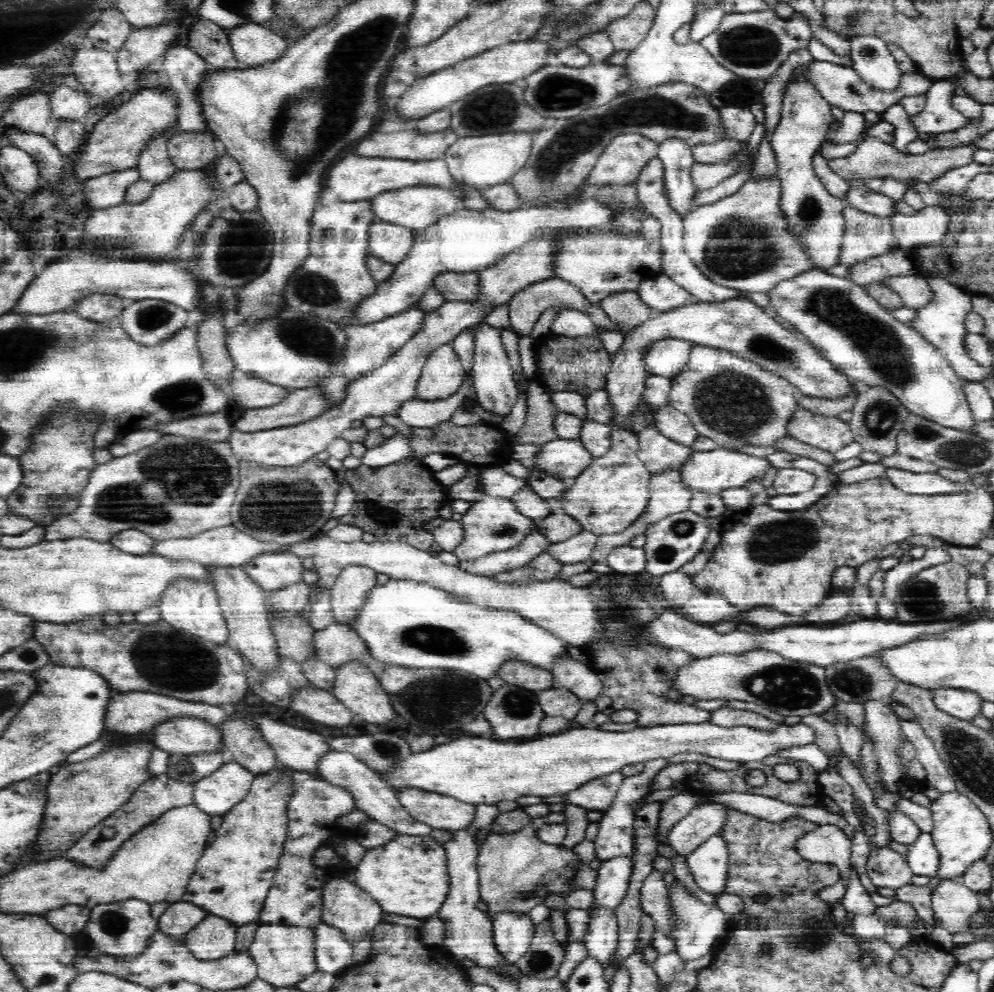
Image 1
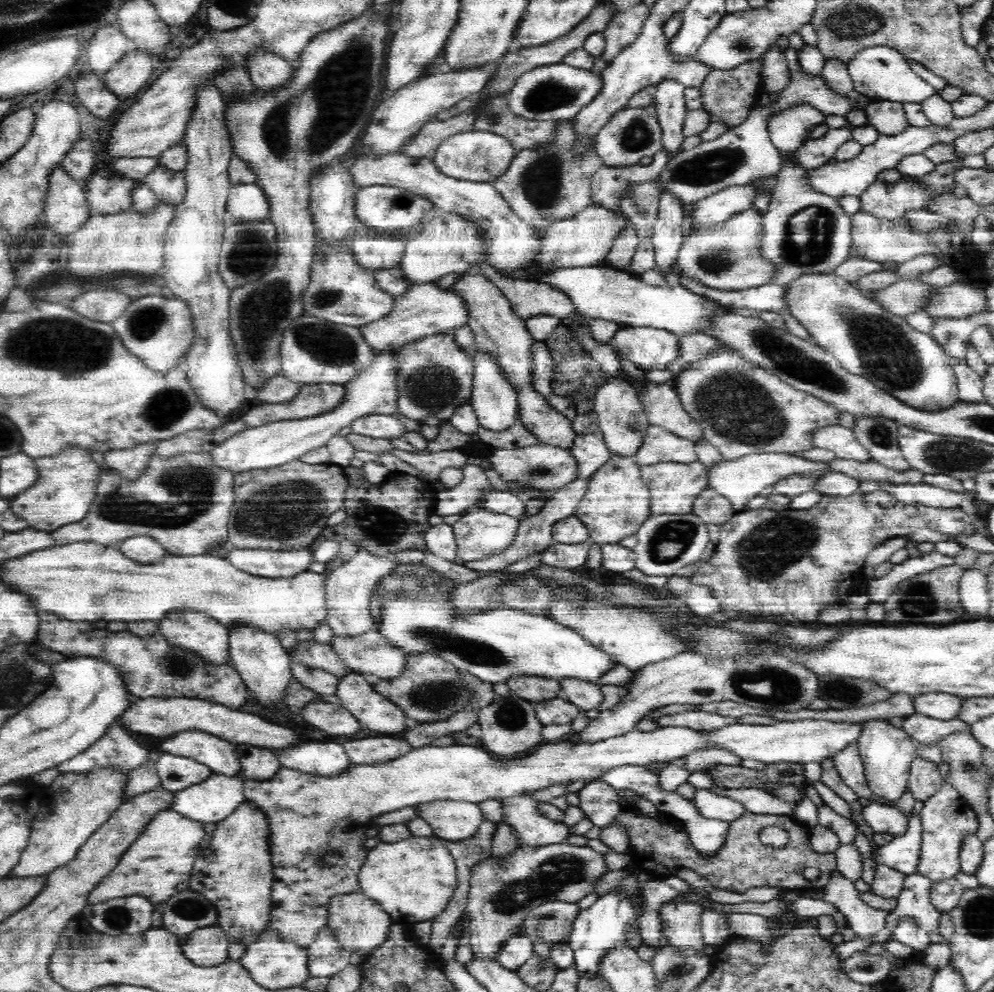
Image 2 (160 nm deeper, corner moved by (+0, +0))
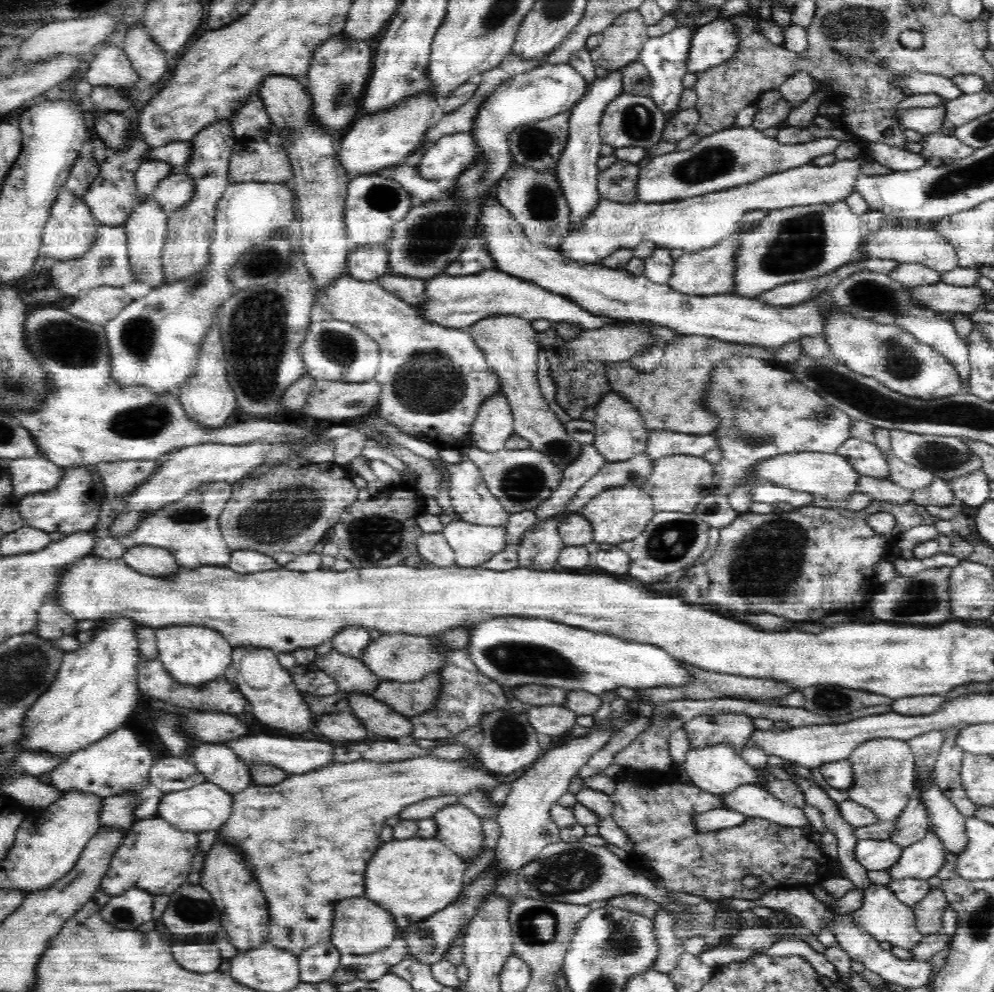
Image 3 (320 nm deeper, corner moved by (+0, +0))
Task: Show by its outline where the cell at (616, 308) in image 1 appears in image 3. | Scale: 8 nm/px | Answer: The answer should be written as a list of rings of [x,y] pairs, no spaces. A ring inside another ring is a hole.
[[[650,430],[646,453],[655,461],[674,455],[703,457],[706,452],[719,449],[718,439],[711,433],[705,435],[691,435],[666,430]]]

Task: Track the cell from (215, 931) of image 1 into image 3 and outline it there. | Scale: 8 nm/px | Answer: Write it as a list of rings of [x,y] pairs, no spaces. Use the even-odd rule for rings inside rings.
[[[215,941],[200,944],[174,944],[173,957],[182,968],[190,972],[218,971],[223,958]]]

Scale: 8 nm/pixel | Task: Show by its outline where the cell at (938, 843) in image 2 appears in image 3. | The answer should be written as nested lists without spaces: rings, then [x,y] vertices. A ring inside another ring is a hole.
[[[934,826],[928,829],[926,837],[911,846],[904,847],[900,860],[885,870],[892,880],[906,878],[924,879],[938,876],[946,866],[946,849],[941,838],[934,833]]]

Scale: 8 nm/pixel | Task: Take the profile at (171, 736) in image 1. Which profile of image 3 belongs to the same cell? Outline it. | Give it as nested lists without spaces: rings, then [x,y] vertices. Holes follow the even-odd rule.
[[[197,742],[190,748],[189,760],[194,762],[196,768],[206,777],[208,782],[217,784],[218,787],[235,795],[243,789],[252,785],[249,765],[237,757],[237,753],[232,748],[228,748],[225,743]]]

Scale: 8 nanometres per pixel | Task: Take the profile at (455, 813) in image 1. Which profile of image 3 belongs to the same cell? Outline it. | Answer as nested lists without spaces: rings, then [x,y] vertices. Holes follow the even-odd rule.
[[[459,803],[447,805],[435,812],[437,840],[466,861],[476,857],[484,843],[482,818]]]

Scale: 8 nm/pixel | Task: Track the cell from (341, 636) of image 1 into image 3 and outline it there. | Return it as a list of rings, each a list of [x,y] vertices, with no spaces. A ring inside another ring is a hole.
[[[390,632],[374,641],[370,640],[360,658],[381,680],[400,682],[422,680],[426,674],[443,669],[447,659],[447,654],[434,645],[432,637],[414,636],[404,632]]]

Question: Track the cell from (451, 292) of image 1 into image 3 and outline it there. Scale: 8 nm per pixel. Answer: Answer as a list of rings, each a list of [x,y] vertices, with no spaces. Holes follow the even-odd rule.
[[[512,315],[492,316],[475,323],[468,332],[482,350],[490,370],[500,379],[501,392],[506,394],[513,412],[515,434],[528,440],[532,449],[546,455],[558,469],[563,471],[573,464],[582,455],[583,446],[578,437],[566,430],[538,388],[536,366],[541,347],[532,321]]]

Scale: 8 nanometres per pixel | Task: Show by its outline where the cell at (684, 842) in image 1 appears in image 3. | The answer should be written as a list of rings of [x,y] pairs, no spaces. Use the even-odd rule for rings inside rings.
[[[742,785],[725,794],[722,807],[732,808],[747,818],[762,818],[778,825],[804,827],[810,825],[802,809],[793,808],[774,798],[758,785]]]

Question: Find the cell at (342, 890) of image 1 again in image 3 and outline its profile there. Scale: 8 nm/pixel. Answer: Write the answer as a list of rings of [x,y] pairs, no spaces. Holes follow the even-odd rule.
[[[364,897],[340,900],[334,906],[331,928],[330,942],[340,951],[341,955],[369,955],[384,950],[390,947],[398,930],[390,912],[386,912],[384,908],[376,906],[374,902]]]

